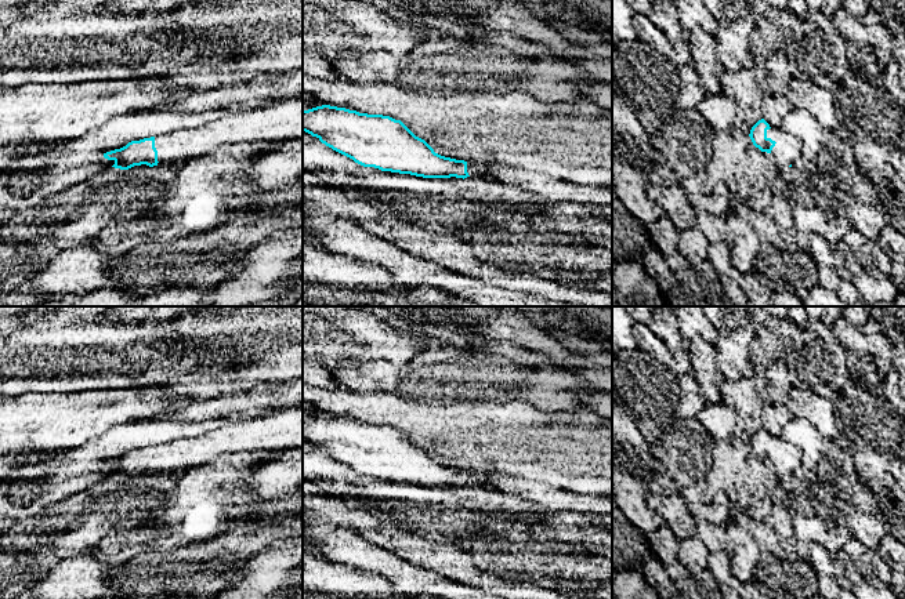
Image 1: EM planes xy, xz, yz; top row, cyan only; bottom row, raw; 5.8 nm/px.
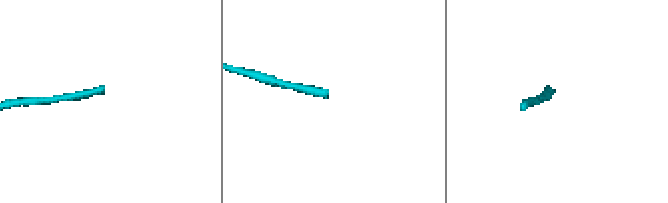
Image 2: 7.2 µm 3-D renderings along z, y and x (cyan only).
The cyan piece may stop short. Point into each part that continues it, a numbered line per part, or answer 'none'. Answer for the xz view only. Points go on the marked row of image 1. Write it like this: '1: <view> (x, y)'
1: xz (473, 169)

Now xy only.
1: xy (281, 120)

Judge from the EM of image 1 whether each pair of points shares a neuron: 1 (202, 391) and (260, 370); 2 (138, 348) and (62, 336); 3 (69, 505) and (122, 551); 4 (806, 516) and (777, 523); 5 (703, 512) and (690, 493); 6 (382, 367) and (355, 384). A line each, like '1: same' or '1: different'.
1: same
2: same
3: different
4: different
5: same
6: same

